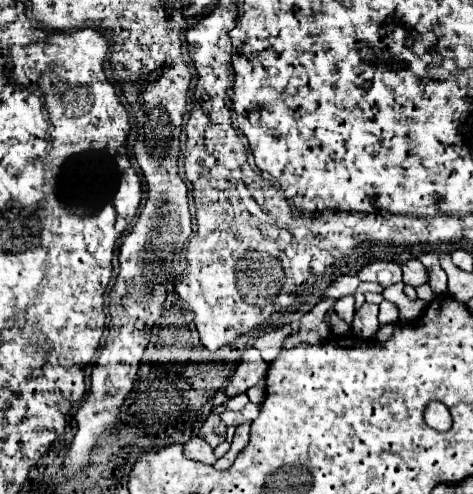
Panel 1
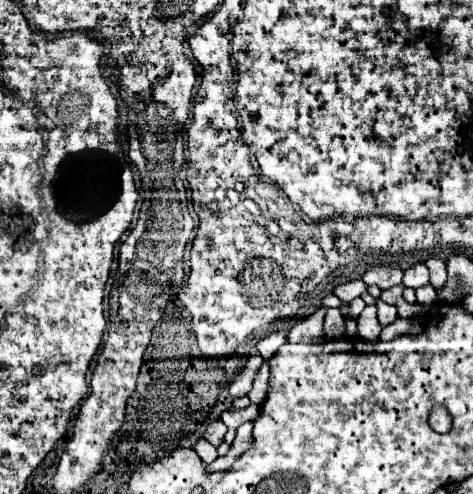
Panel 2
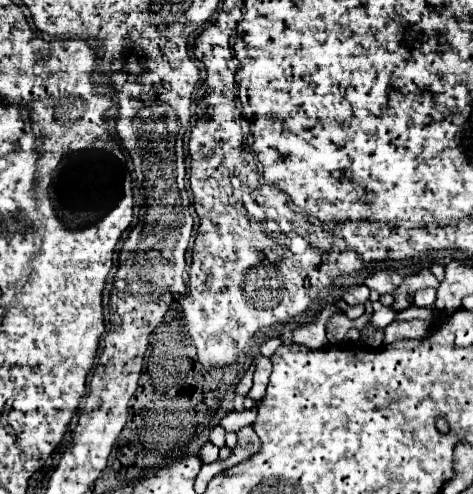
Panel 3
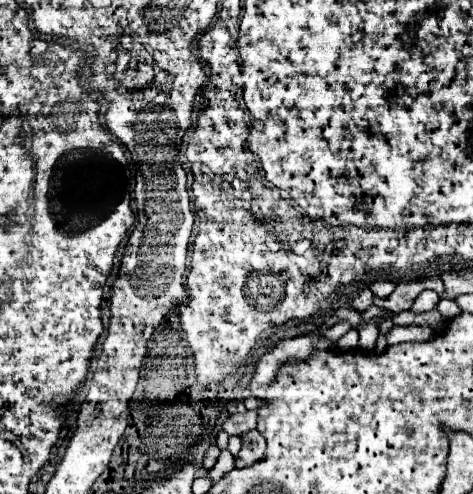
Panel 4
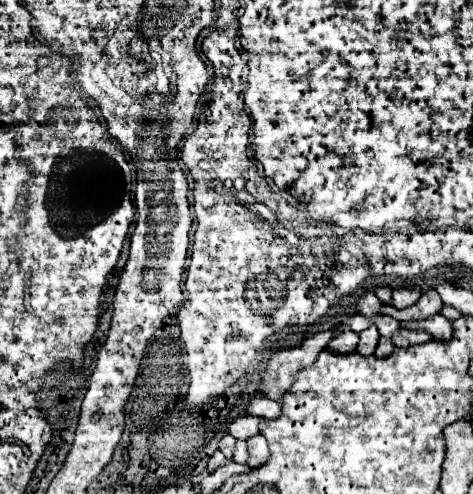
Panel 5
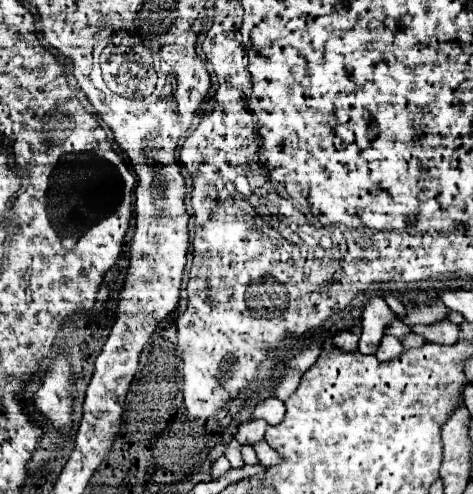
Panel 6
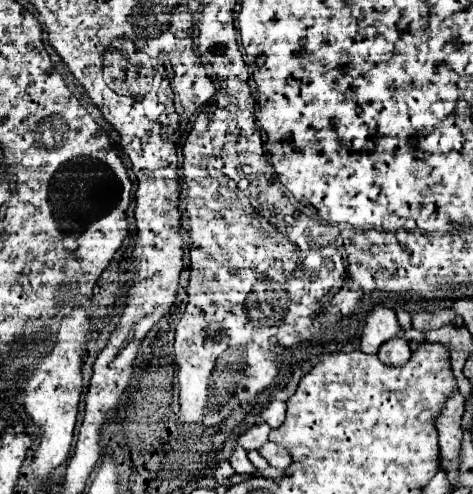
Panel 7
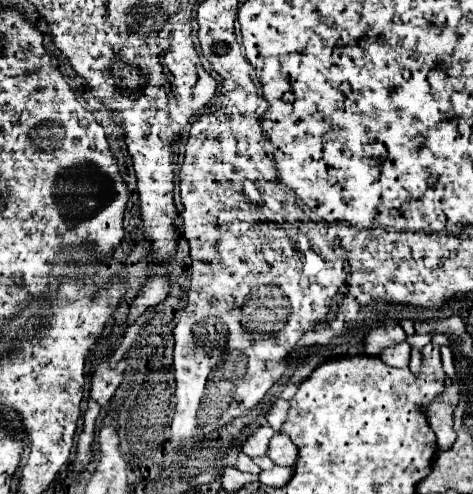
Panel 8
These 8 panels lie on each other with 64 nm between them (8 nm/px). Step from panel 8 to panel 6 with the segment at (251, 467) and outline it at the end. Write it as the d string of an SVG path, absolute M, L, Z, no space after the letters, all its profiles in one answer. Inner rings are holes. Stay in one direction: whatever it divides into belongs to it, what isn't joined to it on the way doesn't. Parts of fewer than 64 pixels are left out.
M230 440L228 450L226 450L226 458L230 460L232 468L242 468L242 466L246 466L246 462L242 460L242 446L240 446L236 440Z

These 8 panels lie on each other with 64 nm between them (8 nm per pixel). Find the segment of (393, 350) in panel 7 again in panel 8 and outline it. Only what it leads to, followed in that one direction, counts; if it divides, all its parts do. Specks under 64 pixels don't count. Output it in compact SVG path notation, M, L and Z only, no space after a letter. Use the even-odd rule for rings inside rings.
M404 342L404 344L394 344L392 348L386 348L382 354L380 354L380 360L386 362L388 366L394 366L394 368L408 368L408 362L410 362L410 344Z

